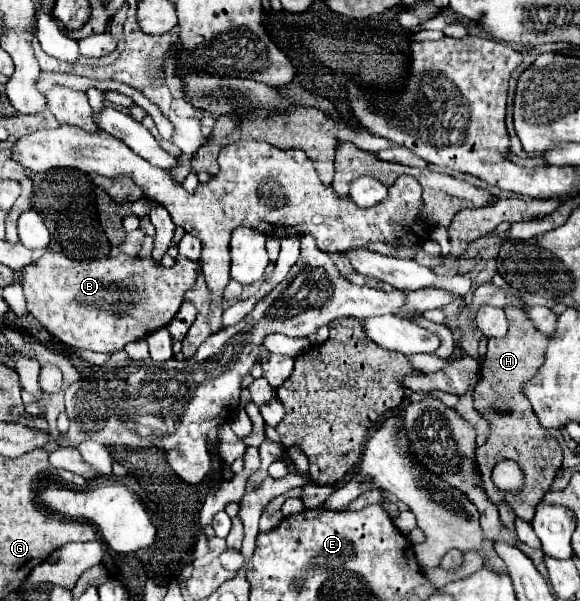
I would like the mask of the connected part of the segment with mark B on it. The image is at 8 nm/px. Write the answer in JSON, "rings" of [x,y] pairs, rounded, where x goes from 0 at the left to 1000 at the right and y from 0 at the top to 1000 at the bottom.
{"rings":[[[83,418],[66,438],[41,448],[38,478],[48,504],[48,517],[107,571],[128,581],[155,581],[172,587],[200,587],[214,581],[217,571],[255,561],[262,551],[290,541],[307,521],[317,488],[334,478],[345,438],[334,438],[321,428],[307,428],[297,448],[269,441],[262,428],[221,428],[207,424],[203,431],[162,431],[162,434],[124,434],[103,421]]]}

